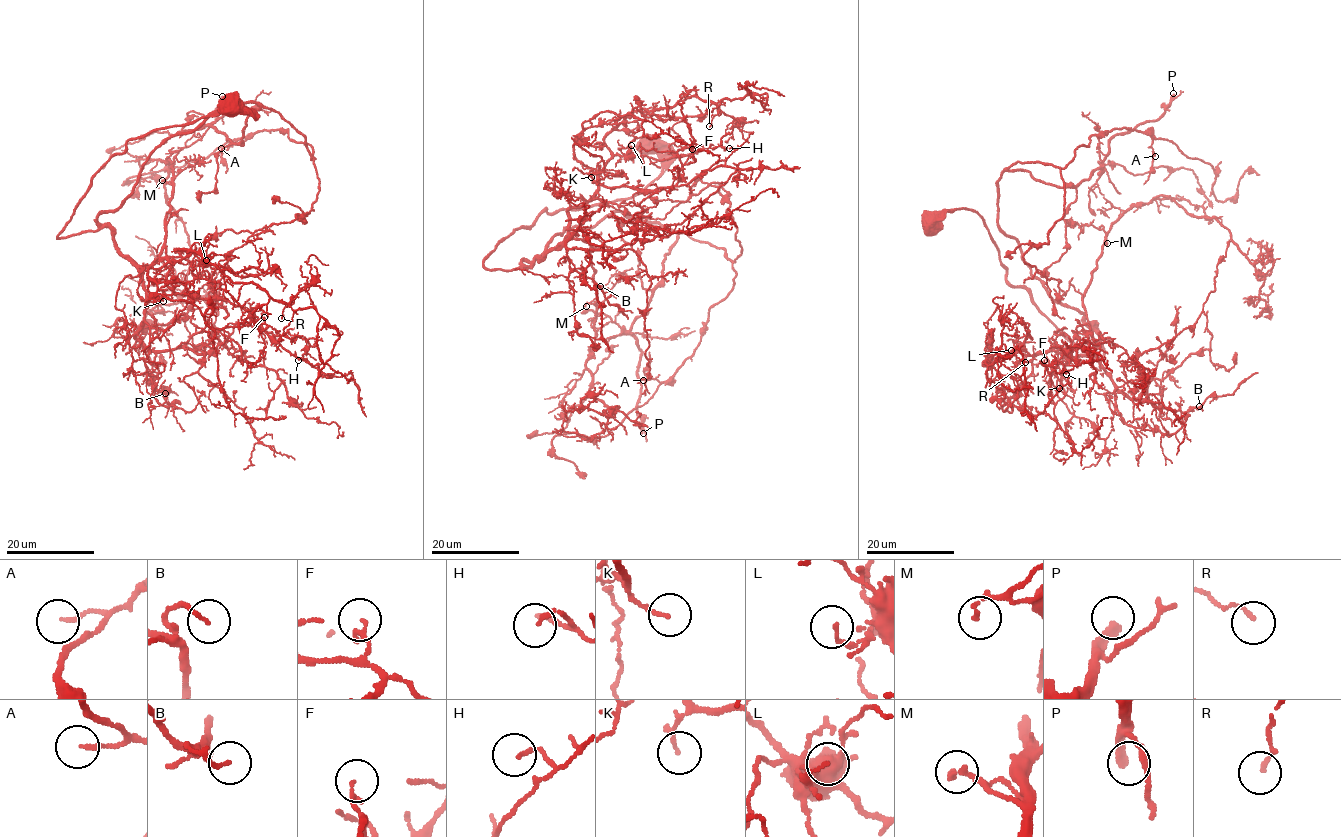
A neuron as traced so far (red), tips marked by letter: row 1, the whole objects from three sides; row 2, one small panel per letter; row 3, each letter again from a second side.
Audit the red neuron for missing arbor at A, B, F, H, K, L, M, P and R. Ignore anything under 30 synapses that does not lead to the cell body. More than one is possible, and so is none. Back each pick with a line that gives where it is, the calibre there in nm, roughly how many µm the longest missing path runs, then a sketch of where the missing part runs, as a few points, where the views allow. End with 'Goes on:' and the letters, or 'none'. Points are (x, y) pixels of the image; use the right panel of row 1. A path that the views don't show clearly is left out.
M: Place: (1107, 243). Thickness 100 nm. Missing length about 15 µm. Course of what is missing: (1107, 243), (1070, 249), (1063, 247), (1060, 240), (1056, 246)
P: Place: (1173, 93). Thickness 280 nm. Missing length about 70 µm. Course of what is missing: (1173, 93), (1187, 84), (1189, 65), (1222, 4), (1215, 6), (1219, 17)
Goes on: M, P

